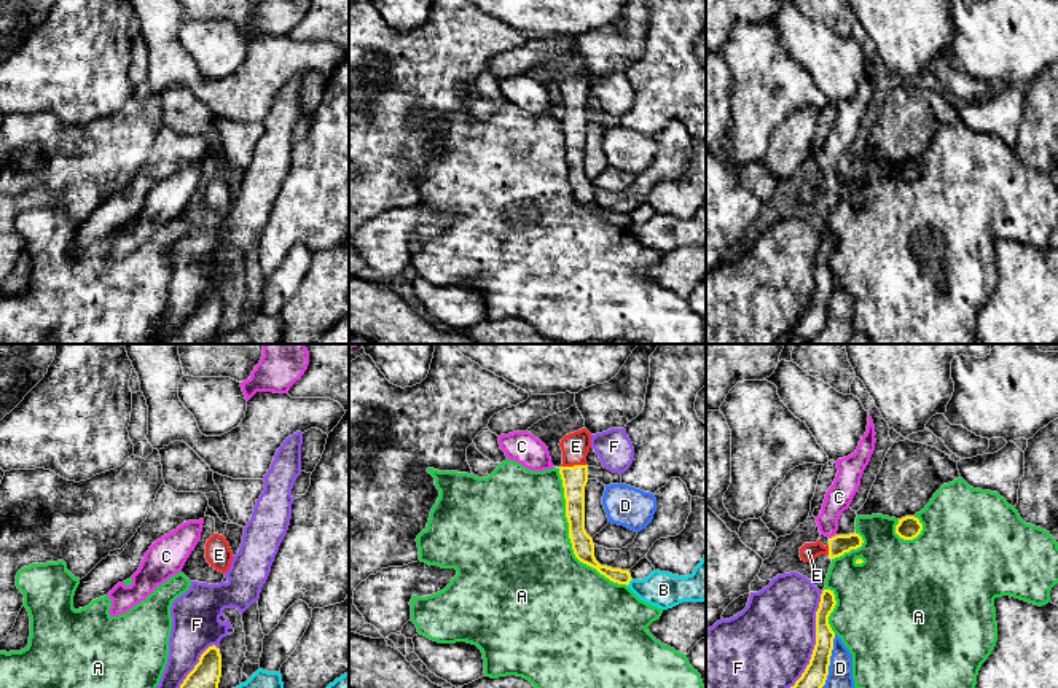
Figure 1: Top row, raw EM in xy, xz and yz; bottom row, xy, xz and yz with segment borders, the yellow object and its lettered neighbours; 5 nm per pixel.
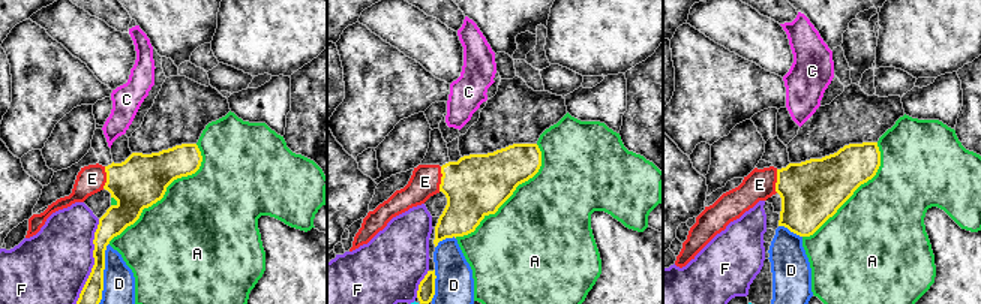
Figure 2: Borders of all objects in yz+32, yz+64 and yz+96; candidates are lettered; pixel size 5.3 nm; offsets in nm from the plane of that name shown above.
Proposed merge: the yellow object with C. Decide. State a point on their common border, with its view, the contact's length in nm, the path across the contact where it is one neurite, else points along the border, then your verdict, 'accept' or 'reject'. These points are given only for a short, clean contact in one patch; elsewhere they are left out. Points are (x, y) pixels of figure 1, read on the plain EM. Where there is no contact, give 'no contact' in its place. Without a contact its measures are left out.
yz (832, 180) | 40 nm | along yz (835, 177), (830, 182) | reject

